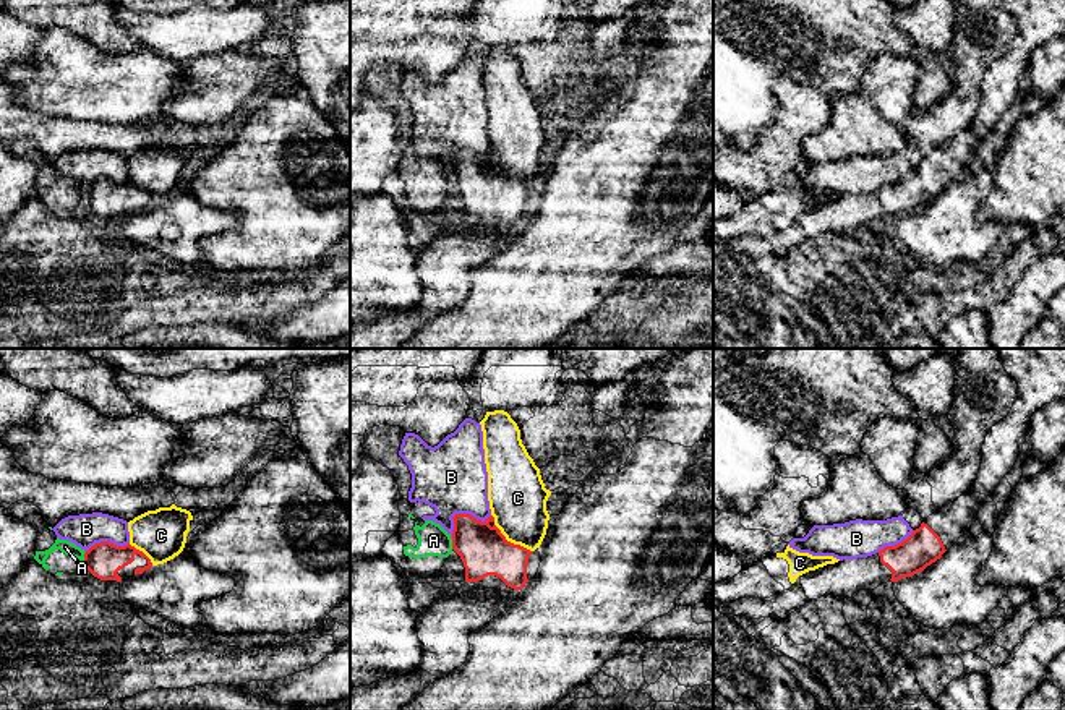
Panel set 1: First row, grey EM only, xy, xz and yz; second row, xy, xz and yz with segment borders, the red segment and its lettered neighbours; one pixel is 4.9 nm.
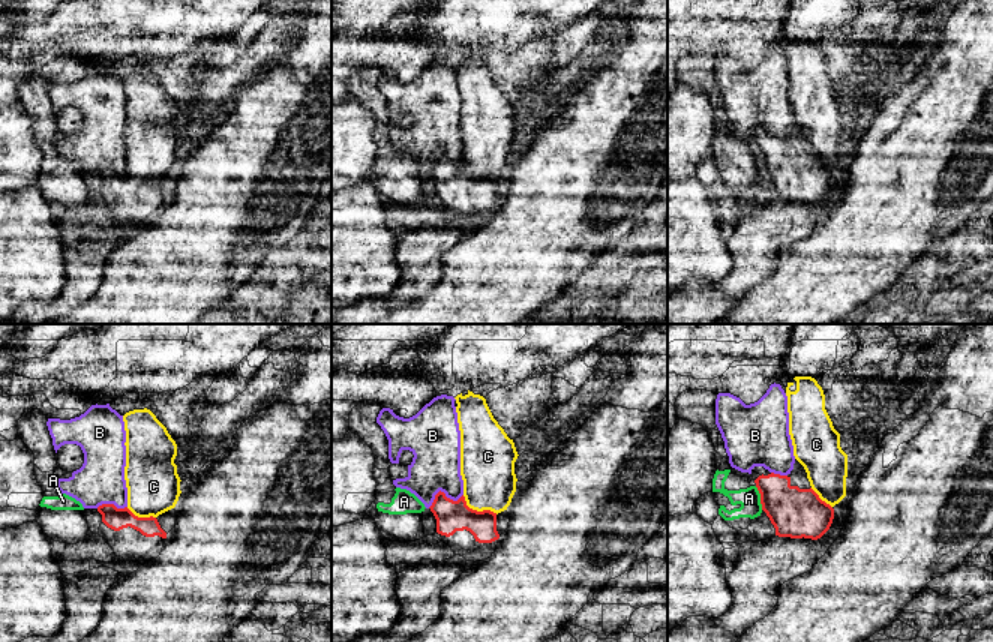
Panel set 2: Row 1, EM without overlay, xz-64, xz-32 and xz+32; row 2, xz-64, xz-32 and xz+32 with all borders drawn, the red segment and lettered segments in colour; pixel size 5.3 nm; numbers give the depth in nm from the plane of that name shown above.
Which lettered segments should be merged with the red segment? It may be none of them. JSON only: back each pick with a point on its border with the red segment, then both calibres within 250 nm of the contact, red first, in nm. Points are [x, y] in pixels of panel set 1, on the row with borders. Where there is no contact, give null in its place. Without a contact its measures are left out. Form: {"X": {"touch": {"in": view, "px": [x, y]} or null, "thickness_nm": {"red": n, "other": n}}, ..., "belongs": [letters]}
{"belongs": []}

